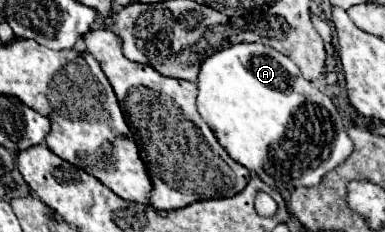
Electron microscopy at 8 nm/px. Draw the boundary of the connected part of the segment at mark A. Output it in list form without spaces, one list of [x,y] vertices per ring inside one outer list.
[[[238,43],[210,55],[198,73],[196,107],[226,153],[284,197],[296,187],[318,185],[354,149],[334,103],[300,75],[300,69],[290,57],[262,43]]]

